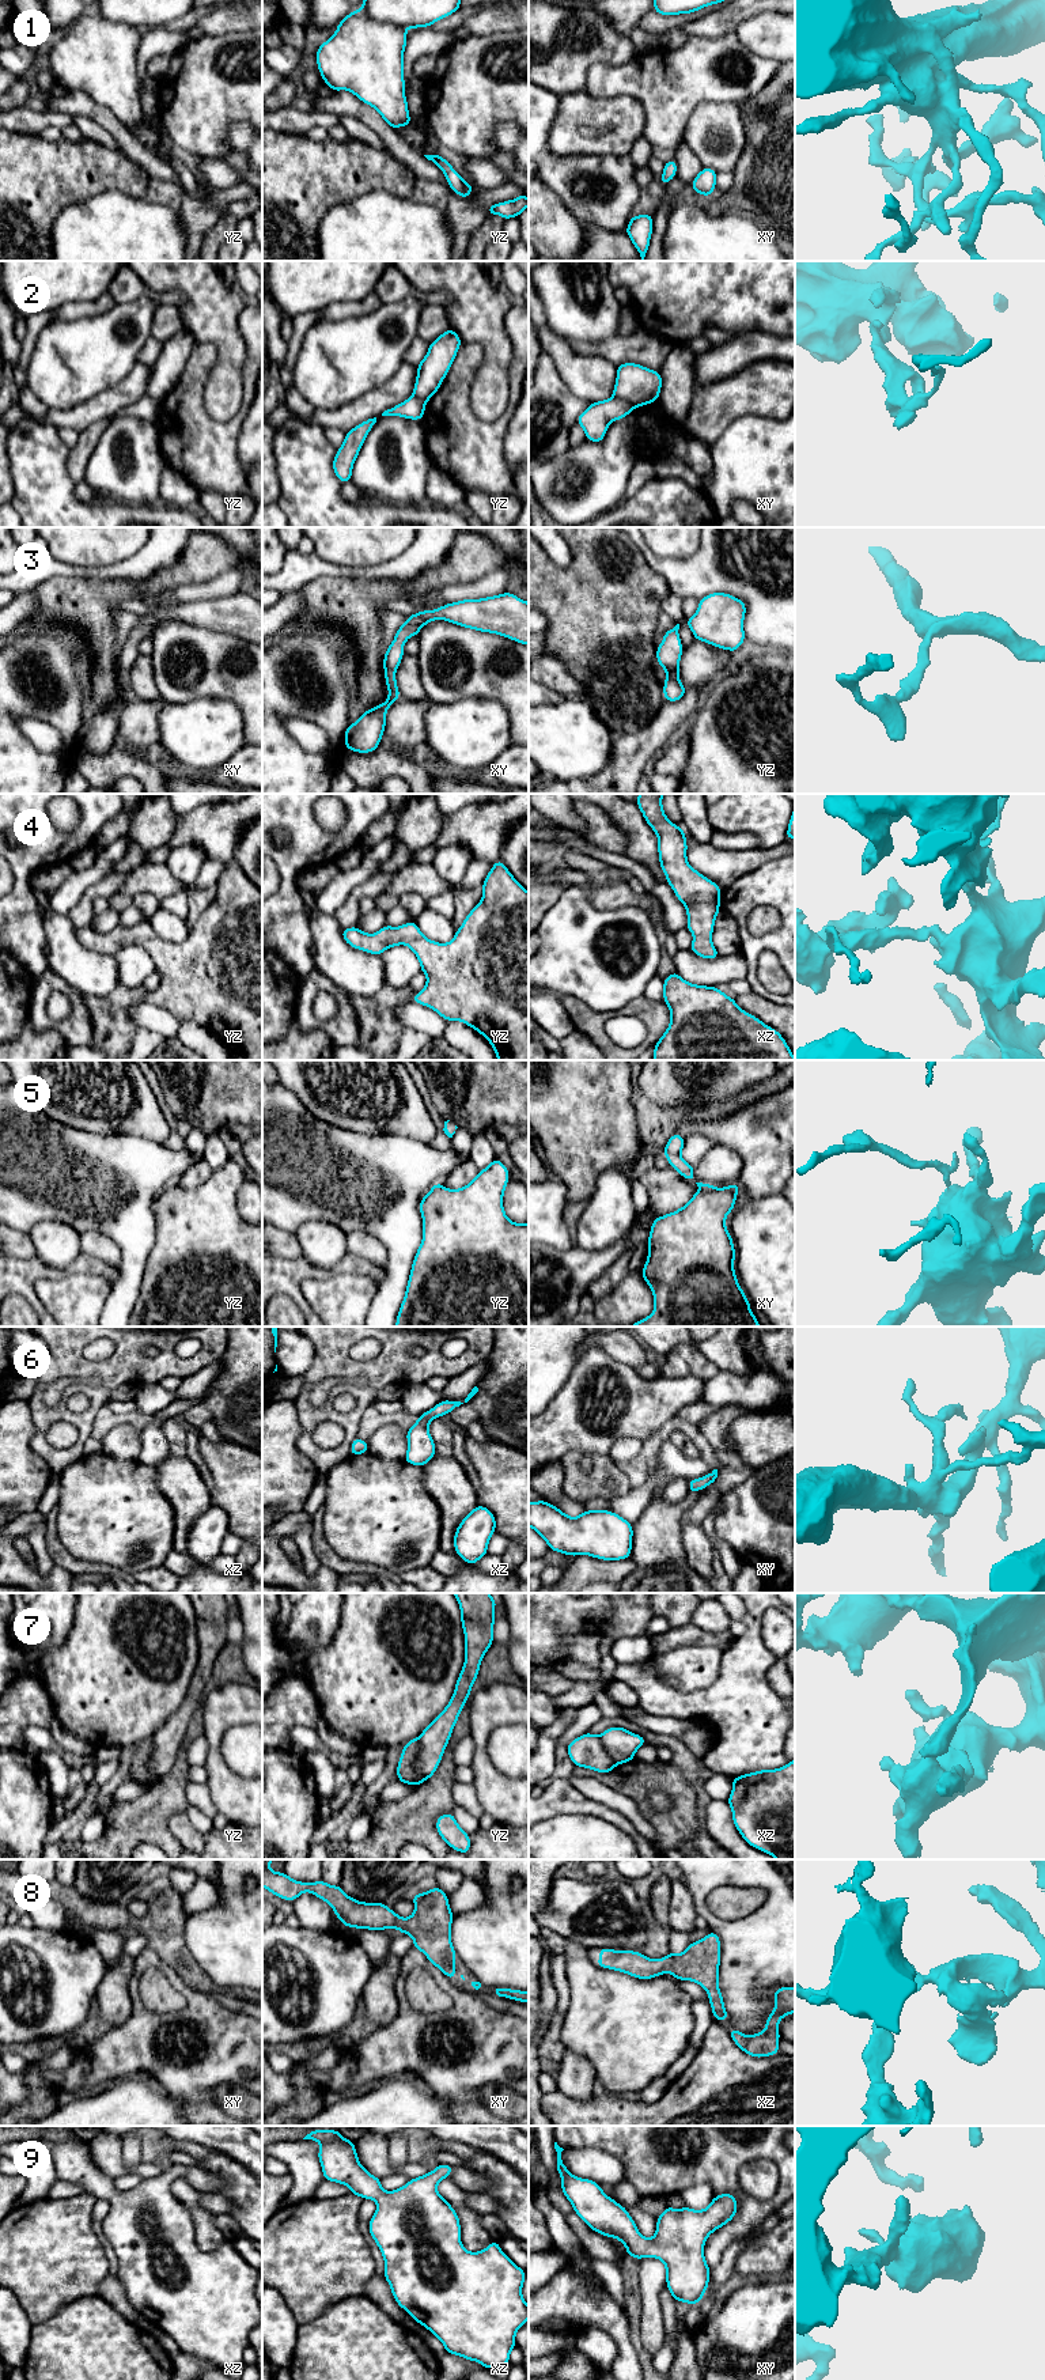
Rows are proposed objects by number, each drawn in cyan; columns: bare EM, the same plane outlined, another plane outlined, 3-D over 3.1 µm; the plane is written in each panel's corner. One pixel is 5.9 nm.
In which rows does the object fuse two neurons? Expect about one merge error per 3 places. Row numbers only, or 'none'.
2, 5, 7

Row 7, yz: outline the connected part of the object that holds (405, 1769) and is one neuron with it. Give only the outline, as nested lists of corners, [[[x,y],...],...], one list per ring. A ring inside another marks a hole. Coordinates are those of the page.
[[[419,1737],[404,1744],[402,1753],[397,1764],[397,1778],[412,1781],[416,1775],[414,1764],[419,1753]]]

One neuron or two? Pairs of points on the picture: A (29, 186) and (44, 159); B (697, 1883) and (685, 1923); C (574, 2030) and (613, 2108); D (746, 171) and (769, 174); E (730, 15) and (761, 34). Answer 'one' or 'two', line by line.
A: one
B: two
C: two
D: one
E: two

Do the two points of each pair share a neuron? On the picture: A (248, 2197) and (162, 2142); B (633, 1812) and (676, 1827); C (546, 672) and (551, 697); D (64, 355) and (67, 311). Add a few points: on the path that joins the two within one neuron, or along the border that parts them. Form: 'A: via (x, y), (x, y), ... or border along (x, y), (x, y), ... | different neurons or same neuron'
A: via (227, 2175), (204, 2155), (184, 2146) | same neuron
B: border along (638, 1805), (638, 1809), (654, 1831), (655, 1843) | different neurons
C: border along (542, 684), (565, 696) | different neurons
D: border along (98, 314), (53, 321) | different neurons

